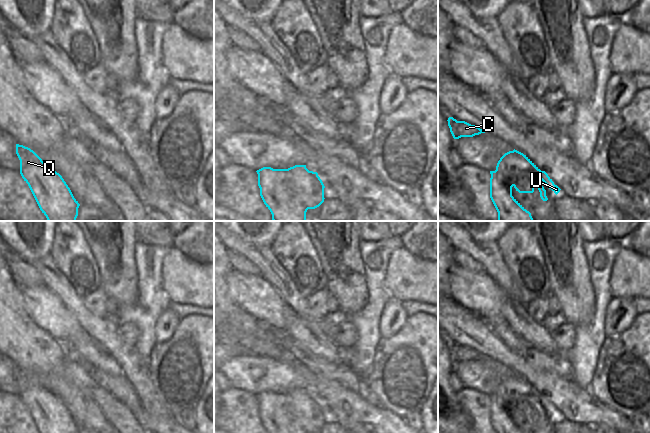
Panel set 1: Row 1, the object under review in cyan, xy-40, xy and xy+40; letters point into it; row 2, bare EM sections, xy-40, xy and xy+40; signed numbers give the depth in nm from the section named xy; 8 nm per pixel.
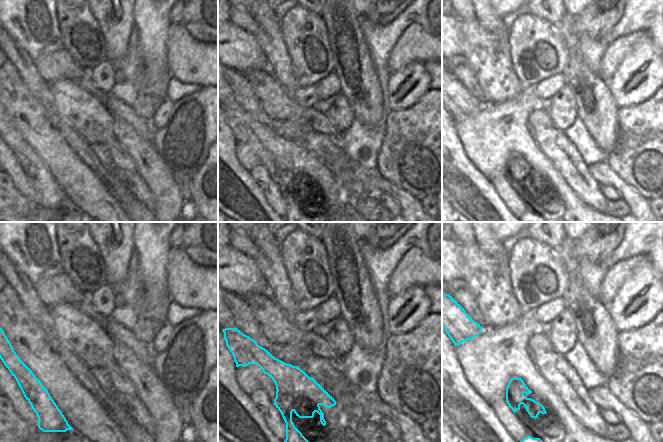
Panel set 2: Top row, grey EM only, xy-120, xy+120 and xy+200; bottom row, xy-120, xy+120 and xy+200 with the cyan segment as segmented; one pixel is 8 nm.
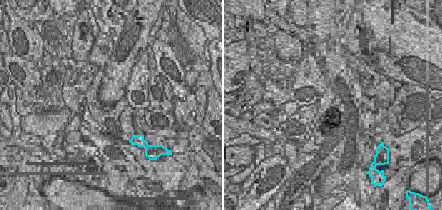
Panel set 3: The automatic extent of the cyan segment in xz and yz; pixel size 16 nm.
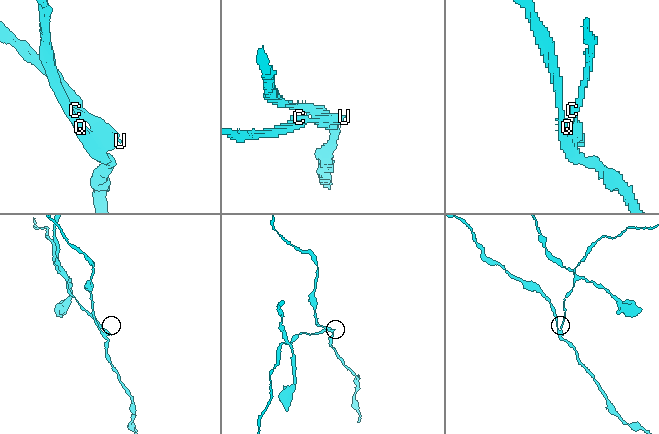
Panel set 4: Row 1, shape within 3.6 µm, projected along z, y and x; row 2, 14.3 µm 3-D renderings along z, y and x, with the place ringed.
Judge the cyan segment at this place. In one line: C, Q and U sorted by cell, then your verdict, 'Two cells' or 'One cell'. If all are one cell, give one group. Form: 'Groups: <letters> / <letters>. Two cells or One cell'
Groups: C U / Q. Two cells

